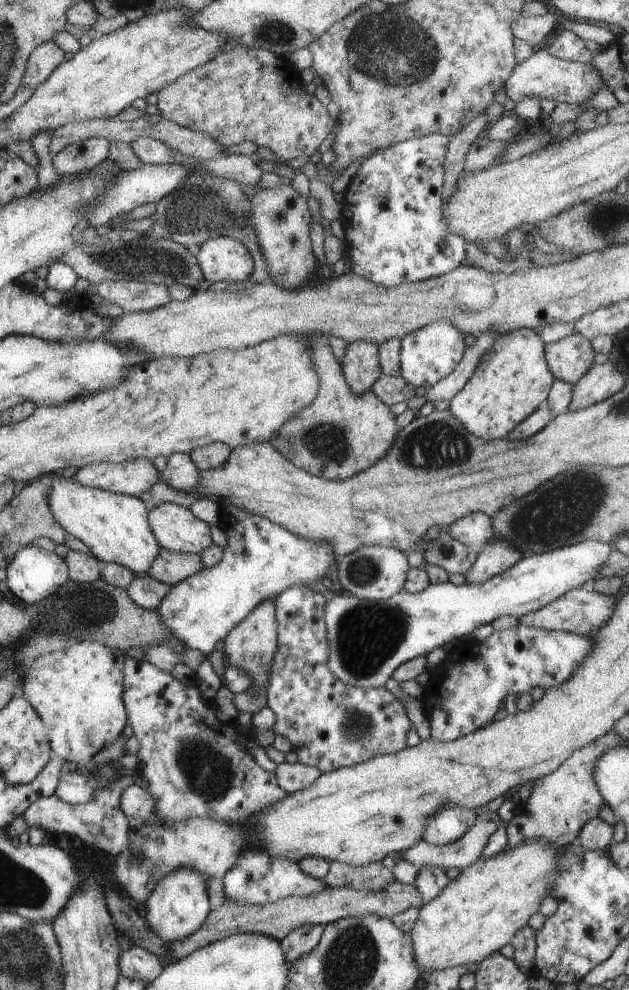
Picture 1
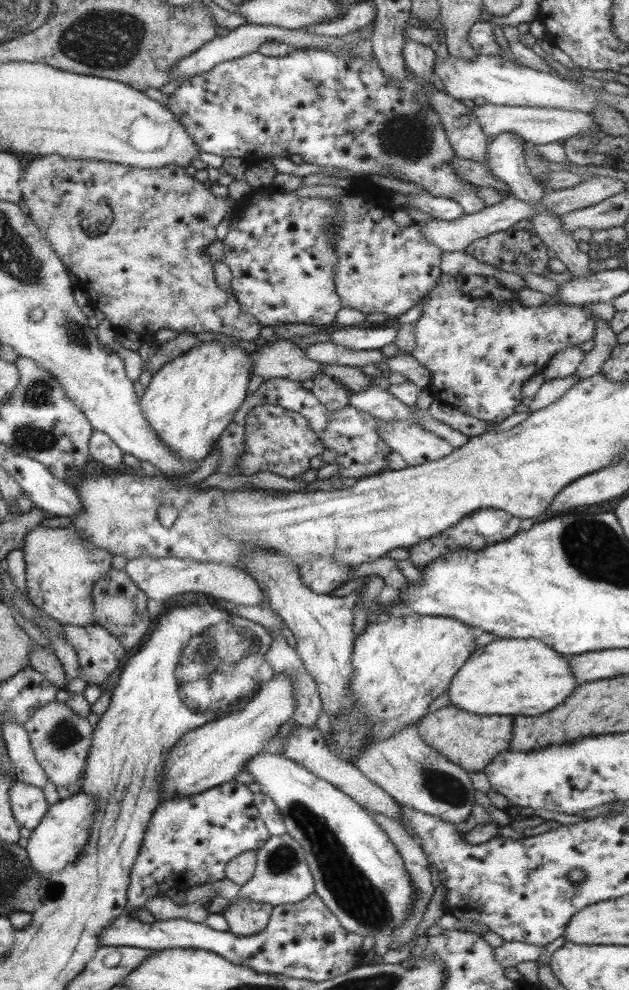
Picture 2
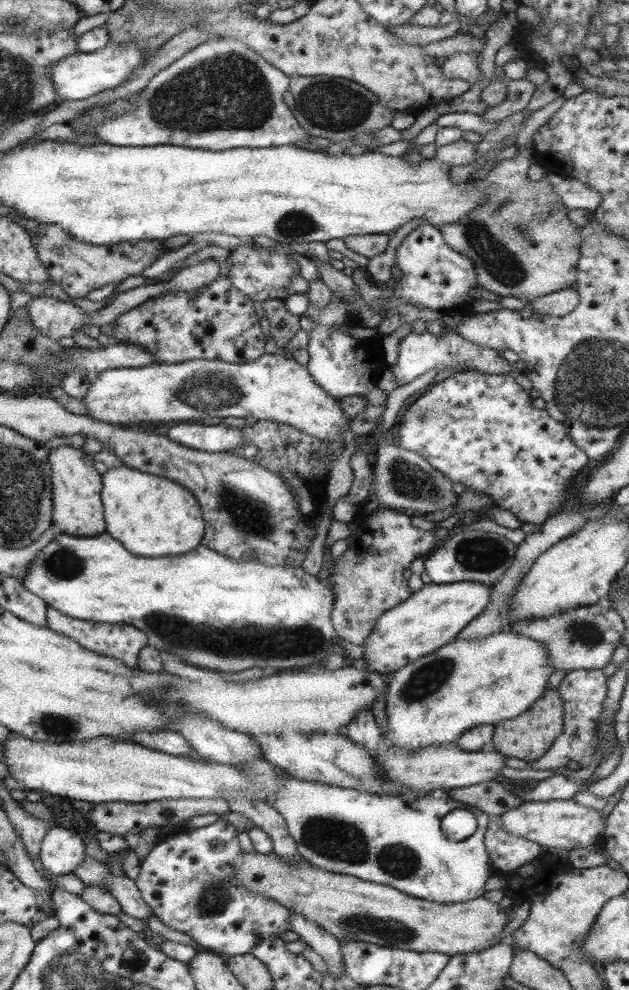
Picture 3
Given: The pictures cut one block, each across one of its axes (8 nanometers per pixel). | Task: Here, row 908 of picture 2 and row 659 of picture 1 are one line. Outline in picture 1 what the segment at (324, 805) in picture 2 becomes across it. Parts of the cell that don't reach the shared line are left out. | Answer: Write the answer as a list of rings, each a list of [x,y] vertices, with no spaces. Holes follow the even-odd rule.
[[[585,539],[571,546],[523,556],[513,566],[481,584],[462,583],[455,586],[448,580],[444,583],[429,583],[421,592],[408,593],[401,590],[384,601],[360,599],[336,588],[335,596],[324,606],[324,623],[329,645],[326,665],[339,681],[349,686],[362,689],[381,686],[401,663],[425,656],[433,648],[452,638],[461,638],[477,626],[490,624],[494,618],[501,615],[518,619],[549,604],[572,588],[587,586],[610,552],[611,544]]]

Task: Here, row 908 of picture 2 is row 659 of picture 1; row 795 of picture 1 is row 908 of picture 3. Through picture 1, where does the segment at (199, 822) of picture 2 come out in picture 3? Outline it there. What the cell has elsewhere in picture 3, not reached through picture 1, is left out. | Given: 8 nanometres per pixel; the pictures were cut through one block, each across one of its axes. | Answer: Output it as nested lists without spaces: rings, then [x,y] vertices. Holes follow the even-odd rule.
[[[226,820],[195,828],[191,832],[176,833],[169,839],[161,840],[149,851],[139,863],[139,872],[134,880],[140,897],[167,928],[187,934],[202,950],[215,955],[241,956],[250,953],[250,949],[263,940],[281,938],[281,933],[291,930],[290,912],[269,897],[237,887],[233,881],[233,864],[241,851],[238,832]]]

